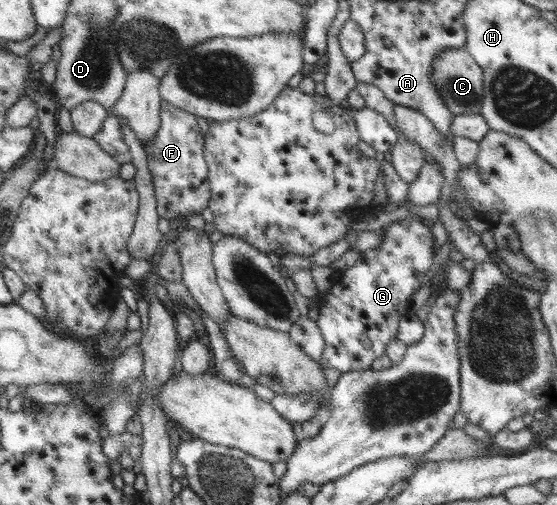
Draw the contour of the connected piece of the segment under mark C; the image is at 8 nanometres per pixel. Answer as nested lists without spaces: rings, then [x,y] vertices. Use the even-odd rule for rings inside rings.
[[[464,48],[444,49],[434,57],[431,81],[437,86],[438,92],[446,106],[455,115],[479,114],[483,100],[483,70],[474,57]]]

